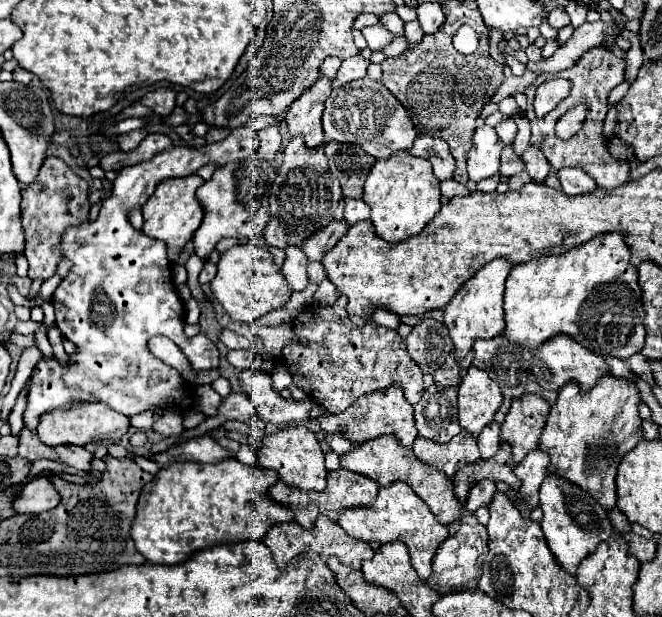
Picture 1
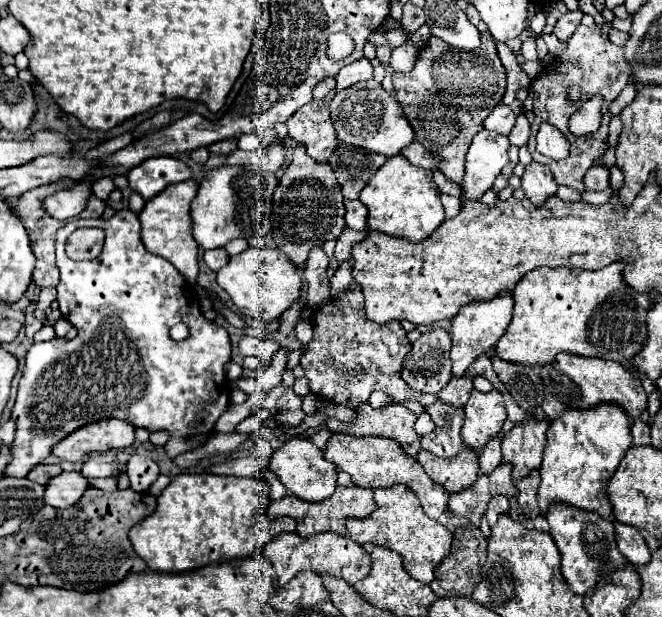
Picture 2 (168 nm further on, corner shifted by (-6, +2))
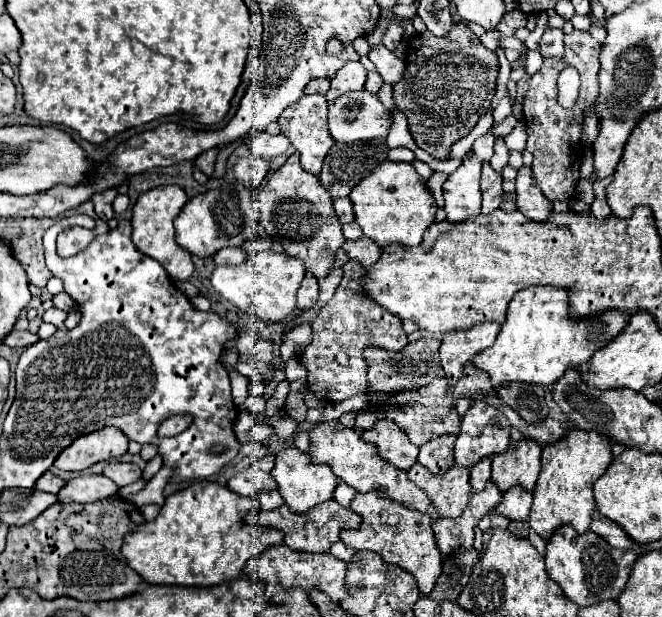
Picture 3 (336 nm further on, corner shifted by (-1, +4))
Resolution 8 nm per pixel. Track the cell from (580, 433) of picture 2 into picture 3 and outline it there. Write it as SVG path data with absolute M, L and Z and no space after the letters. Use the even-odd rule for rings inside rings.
M571 429L561 441L543 445L541 473L533 491L529 527L545 541L549 541L563 525L571 525L577 535L585 535L591 523L591 513L595 511L593 483L605 473L611 461L609 441L599 437L599 433L587 433L583 429Z

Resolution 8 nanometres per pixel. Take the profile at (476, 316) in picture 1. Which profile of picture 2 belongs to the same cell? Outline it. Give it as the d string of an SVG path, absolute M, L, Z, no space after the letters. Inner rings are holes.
M500 291L498 297L488 299L488 301L472 301L468 305L464 305L456 319L452 319L452 351L450 351L450 359L452 359L452 375L462 377L464 371L468 369L468 365L482 353L488 353L498 341L500 337L506 333L506 327L510 323L512 317L512 293L508 291Z

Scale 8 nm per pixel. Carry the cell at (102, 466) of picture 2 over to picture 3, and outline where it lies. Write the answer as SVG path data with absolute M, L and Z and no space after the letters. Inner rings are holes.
M107 463L103 475L109 477L111 481L119 483L121 487L125 487L125 485L135 483L141 477L141 469L133 463Z

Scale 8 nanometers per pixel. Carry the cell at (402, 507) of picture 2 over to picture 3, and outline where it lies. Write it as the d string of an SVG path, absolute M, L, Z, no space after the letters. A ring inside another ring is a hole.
M357 493L349 505L351 511L361 515L361 527L357 531L343 531L341 541L353 549L365 549L377 553L385 563L397 565L403 571L411 573L417 579L417 587L421 595L429 595L441 575L441 553L435 545L431 517L427 513L411 511L405 505L395 505L395 501L387 501L377 493Z

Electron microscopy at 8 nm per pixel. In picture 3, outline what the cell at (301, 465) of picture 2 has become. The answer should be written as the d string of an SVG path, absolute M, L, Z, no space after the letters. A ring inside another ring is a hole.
M289 447L285 451L281 451L275 459L275 467L271 471L273 479L277 481L279 485L279 493L281 497L285 499L287 507L293 511L293 513L305 513L309 511L311 507L323 503L323 501L329 501L339 485L337 477L333 475L333 471L323 465L323 463L313 463L309 453L303 453L299 451L297 447Z

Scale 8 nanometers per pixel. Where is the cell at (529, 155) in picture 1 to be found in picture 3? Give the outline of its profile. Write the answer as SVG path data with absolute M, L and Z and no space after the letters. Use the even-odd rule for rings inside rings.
M522 166L518 170L515 180L515 193L517 193L517 209L529 219L529 221L539 221L547 223L549 215L553 213L551 201L547 197L539 197L539 187L537 187L531 167Z

